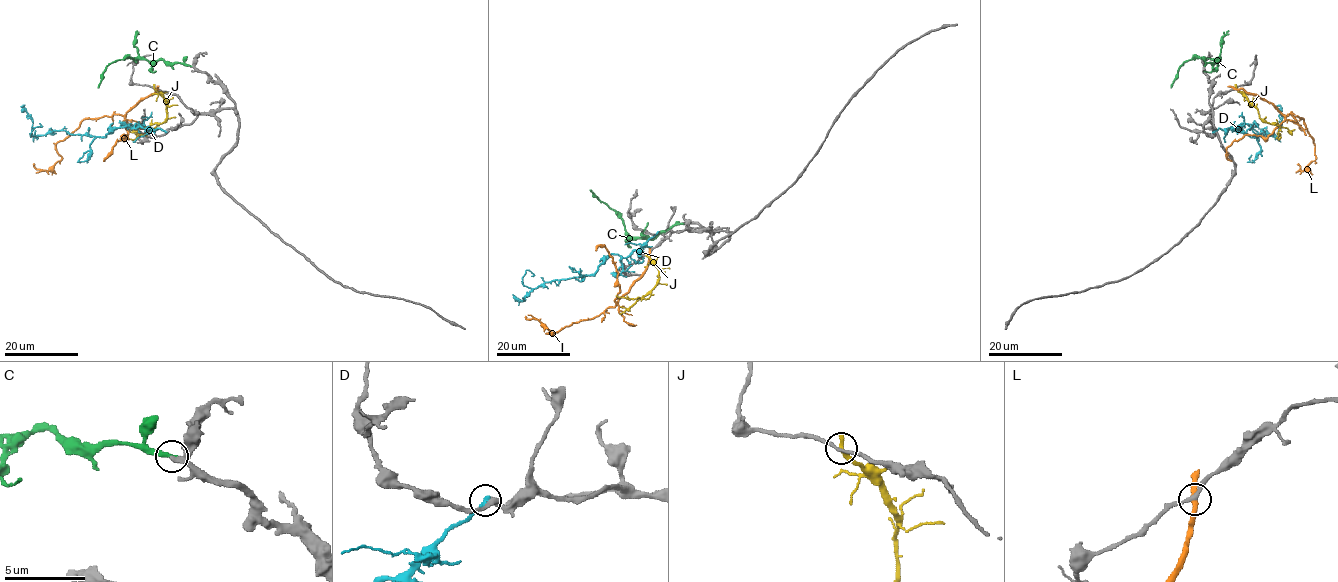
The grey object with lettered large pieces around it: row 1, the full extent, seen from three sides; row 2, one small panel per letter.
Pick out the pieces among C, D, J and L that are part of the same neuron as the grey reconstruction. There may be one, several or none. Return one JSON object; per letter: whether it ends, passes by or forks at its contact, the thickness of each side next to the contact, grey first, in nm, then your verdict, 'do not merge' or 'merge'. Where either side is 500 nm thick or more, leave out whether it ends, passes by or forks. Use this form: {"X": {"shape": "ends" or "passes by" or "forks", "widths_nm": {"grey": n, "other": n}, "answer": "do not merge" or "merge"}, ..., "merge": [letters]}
{"C": {"shape": "ends", "widths_nm": {"grey": 200, "other": 280}, "answer": "merge"}, "D": {"shape": "ends", "widths_nm": {"grey": 400, "other": 240}, "answer": "do not merge"}, "J": {"shape": "ends", "widths_nm": {"grey": 200, "other": 360}, "answer": "do not merge"}, "L": {"shape": "passes by", "widths_nm": {"grey": 200, "other": 300}, "answer": "do not merge"}, "merge": ["C"]}

